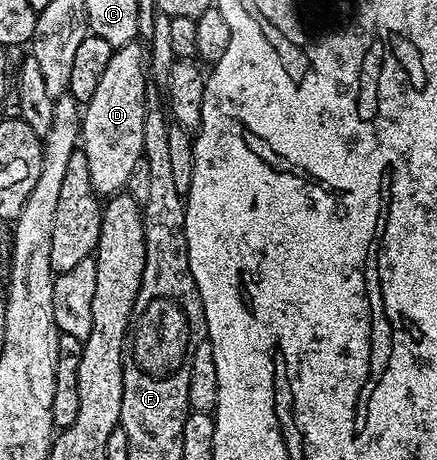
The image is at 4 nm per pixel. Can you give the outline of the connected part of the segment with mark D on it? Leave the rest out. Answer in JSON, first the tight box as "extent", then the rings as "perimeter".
{"extent":[80,42,150,197],"perimeter":[[[139,42],[127,43],[125,47],[117,47],[110,57],[110,65],[106,65],[106,73],[102,73],[102,81],[98,81],[98,90],[86,104],[80,120],[80,143],[86,157],[86,165],[90,165],[90,177],[97,195],[111,197],[123,192],[128,185],[130,173],[134,173],[134,164],[144,153],[142,129],[144,118],[148,112],[146,105],[146,89],[150,86],[150,75],[146,70],[146,51],[140,48]]]}

